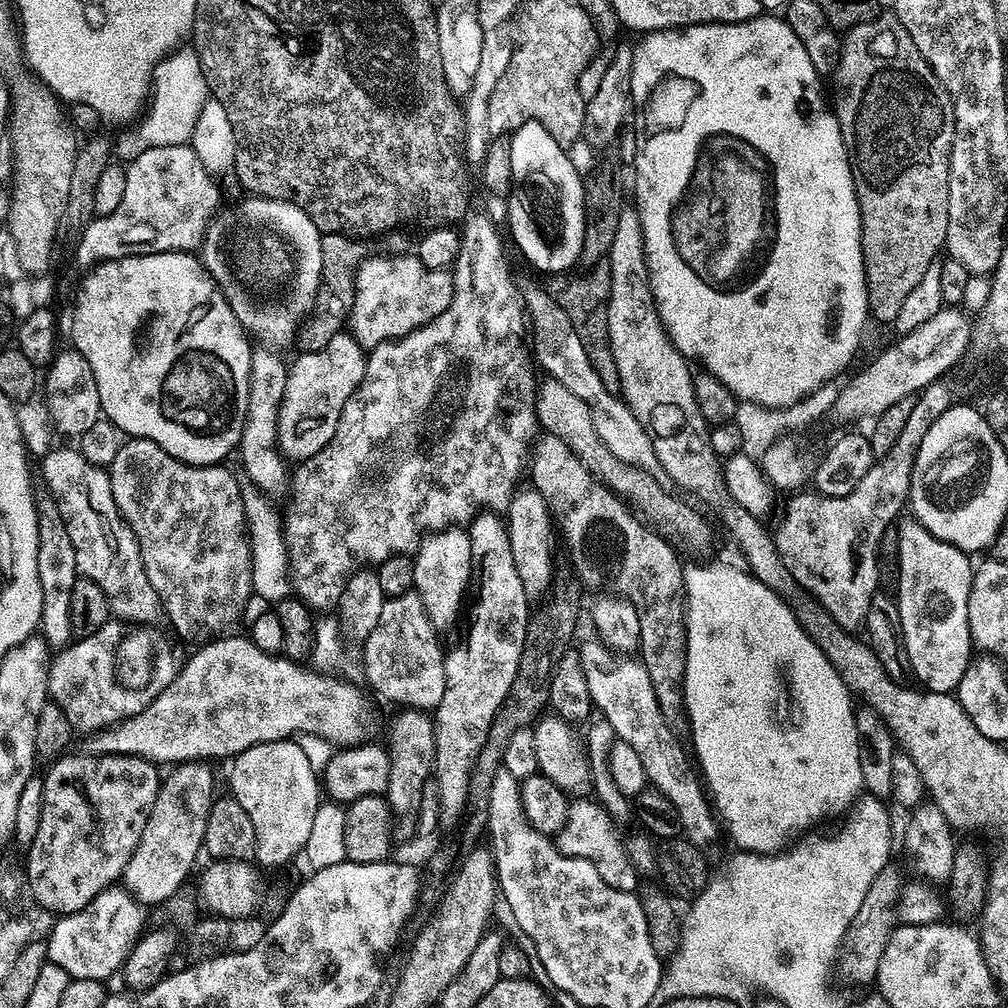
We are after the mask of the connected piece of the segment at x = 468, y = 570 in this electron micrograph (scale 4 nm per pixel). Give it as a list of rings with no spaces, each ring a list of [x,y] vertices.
[[[455,527],[429,535],[414,554],[412,565],[414,591],[420,595],[428,617],[433,622],[456,620],[459,616],[461,619],[462,605],[465,603],[472,578],[472,555],[467,531]]]

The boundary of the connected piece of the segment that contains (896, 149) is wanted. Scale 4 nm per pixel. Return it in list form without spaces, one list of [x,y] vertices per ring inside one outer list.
[[[881,14],[876,17],[875,20],[866,22],[862,26],[854,26],[848,29],[846,35],[842,40],[842,47],[840,50],[840,65],[836,68],[834,73],[834,81],[836,80],[836,104],[834,100],[834,111],[838,118],[838,126],[842,130],[842,138],[844,139],[844,145],[848,151],[848,161],[852,164],[852,177],[854,178],[854,186],[856,187],[856,197],[858,198],[858,206],[860,207],[860,232],[862,234],[862,244],[864,246],[864,269],[866,270],[866,276],[868,278],[868,311],[871,319],[876,320],[880,324],[886,324],[886,326],[892,326],[895,319],[898,316],[898,310],[901,309],[902,305],[905,304],[905,299],[909,297],[914,291],[914,286],[918,282],[922,281],[922,278],[926,275],[926,270],[929,270],[932,264],[937,263],[938,257],[936,255],[939,252],[945,251],[944,243],[946,242],[946,218],[948,217],[948,203],[950,202],[950,154],[952,153],[952,143],[954,142],[954,106],[950,94],[943,88],[942,82],[939,81],[938,77],[935,76],[934,70],[928,65],[926,58],[919,53],[917,46],[914,44],[910,34],[902,26],[902,22],[896,19],[895,15],[892,14]]]

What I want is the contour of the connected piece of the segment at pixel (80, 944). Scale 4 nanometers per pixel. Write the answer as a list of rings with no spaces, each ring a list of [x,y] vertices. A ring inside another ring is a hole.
[[[113,886],[99,892],[82,910],[61,915],[46,937],[48,959],[57,964],[73,980],[108,982],[124,966],[133,944],[145,931],[145,909],[121,887]]]

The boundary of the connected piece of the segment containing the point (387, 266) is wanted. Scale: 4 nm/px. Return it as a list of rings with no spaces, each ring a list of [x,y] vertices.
[[[415,254],[409,256],[376,256],[373,260],[361,259],[359,268],[354,272],[354,287],[350,301],[350,311],[346,319],[352,329],[350,335],[360,344],[364,350],[371,350],[387,340],[394,340],[397,336],[405,336],[420,328],[426,322],[430,322],[446,306],[450,306],[450,298],[454,294],[452,285],[452,272],[448,270],[434,270],[427,268]]]

